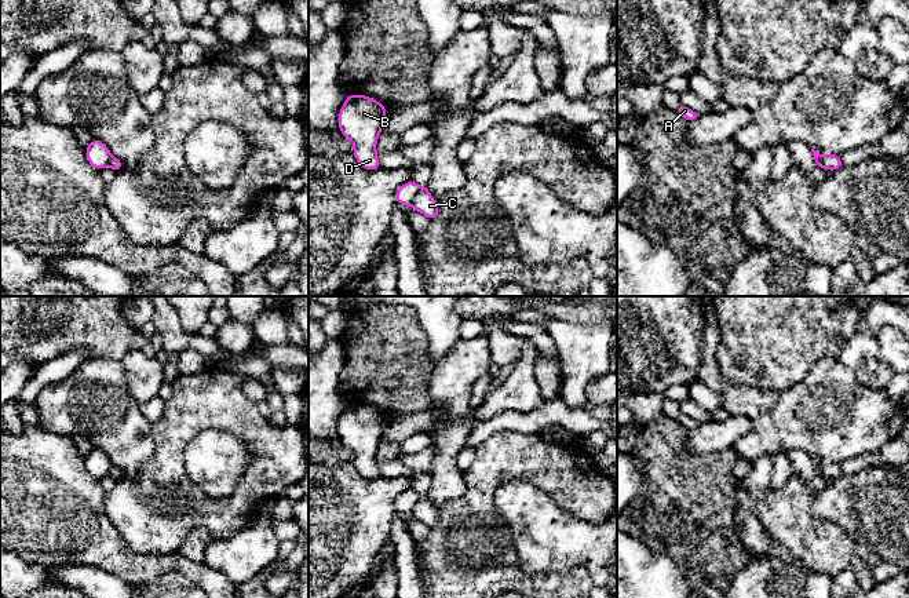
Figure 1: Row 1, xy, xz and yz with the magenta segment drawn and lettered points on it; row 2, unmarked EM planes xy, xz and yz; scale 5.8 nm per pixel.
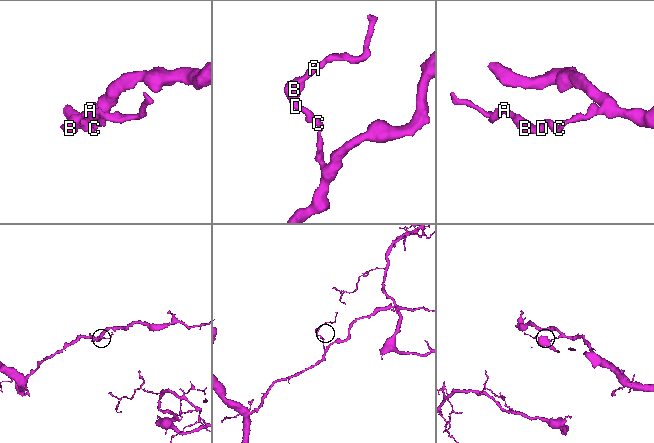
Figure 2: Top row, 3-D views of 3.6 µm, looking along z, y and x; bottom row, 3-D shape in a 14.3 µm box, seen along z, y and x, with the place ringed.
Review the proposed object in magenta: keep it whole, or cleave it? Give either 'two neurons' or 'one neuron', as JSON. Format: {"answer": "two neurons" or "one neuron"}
{"answer": "two neurons"}

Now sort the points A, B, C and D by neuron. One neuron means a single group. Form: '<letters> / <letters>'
A B D / C

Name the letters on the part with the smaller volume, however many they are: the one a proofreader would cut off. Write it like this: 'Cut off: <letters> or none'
Cut off: A, B, D

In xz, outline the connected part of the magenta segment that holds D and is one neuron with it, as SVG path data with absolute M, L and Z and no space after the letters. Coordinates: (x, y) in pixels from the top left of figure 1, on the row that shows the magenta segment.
M347 94L339 113L340 132L354 143L354 157L366 169L382 168L376 141L382 132L387 109L370 96Z

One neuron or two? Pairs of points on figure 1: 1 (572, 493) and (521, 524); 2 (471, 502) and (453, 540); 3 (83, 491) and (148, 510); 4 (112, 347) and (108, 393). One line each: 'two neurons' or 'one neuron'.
1: two neurons
2: one neuron
3: two neurons
4: two neurons

